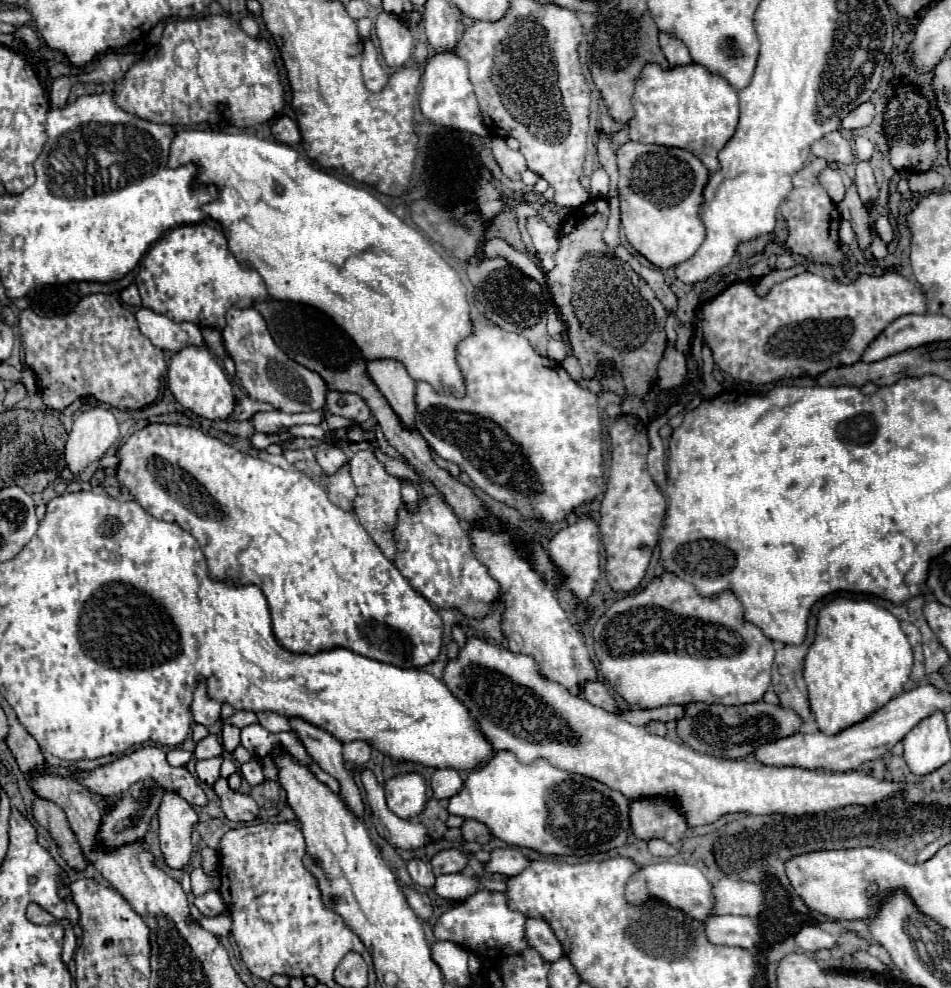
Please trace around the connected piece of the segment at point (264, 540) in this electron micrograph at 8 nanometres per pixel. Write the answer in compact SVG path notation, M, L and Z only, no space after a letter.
M150 424L132 434L118 454L120 484L148 514L176 522L190 532L206 554L214 578L228 576L242 584L254 584L264 592L280 646L296 654L348 648L378 662L416 670L438 660L444 624L436 608L380 552L378 544L356 520L356 514L332 504L324 488L302 472L272 466L206 436L194 426Z

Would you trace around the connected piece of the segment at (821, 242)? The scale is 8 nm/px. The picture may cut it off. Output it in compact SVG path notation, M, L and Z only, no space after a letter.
M814 158L808 166L804 166L796 176L794 176L794 188L790 192L790 196L784 200L784 204L780 206L780 216L786 220L788 224L788 240L786 246L806 258L808 262L814 264L822 264L822 266L842 266L846 264L846 252L842 252L840 248L840 238L838 238L838 228L840 228L840 212L834 206L834 202L830 200L828 192L824 190L824 186L818 180L818 174L822 170L828 168L826 160Z

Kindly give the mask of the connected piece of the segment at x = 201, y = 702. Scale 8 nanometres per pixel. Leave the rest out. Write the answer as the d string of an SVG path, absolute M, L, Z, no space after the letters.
M200 678L198 680L198 688L194 690L194 698L192 698L192 704L190 704L190 710L192 710L192 718L196 724L202 724L202 726L212 726L216 720L220 720L220 702L212 700L206 692L206 680Z

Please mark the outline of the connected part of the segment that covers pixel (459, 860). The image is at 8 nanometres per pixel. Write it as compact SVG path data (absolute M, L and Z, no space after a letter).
M440 850L432 860L432 870L434 876L450 874L450 872L460 872L466 864L466 856L460 850Z

